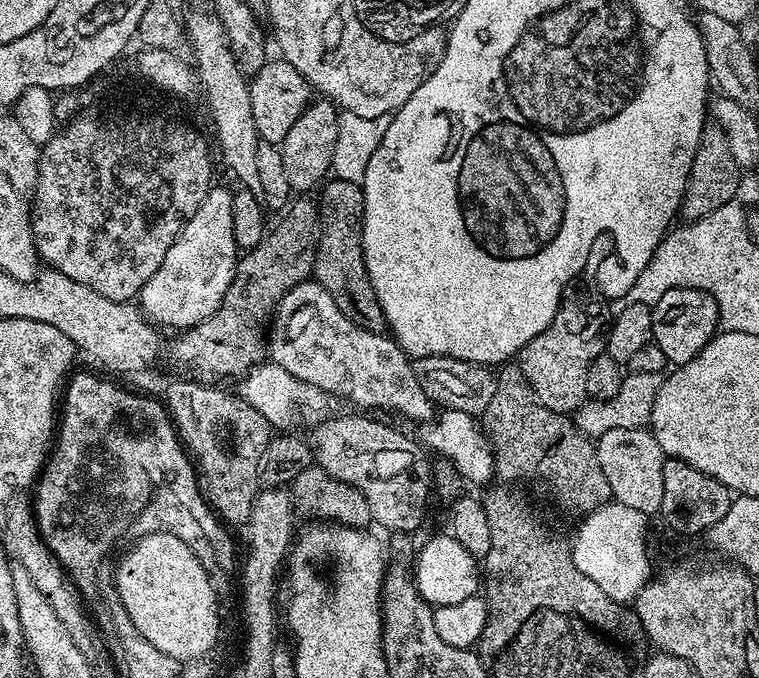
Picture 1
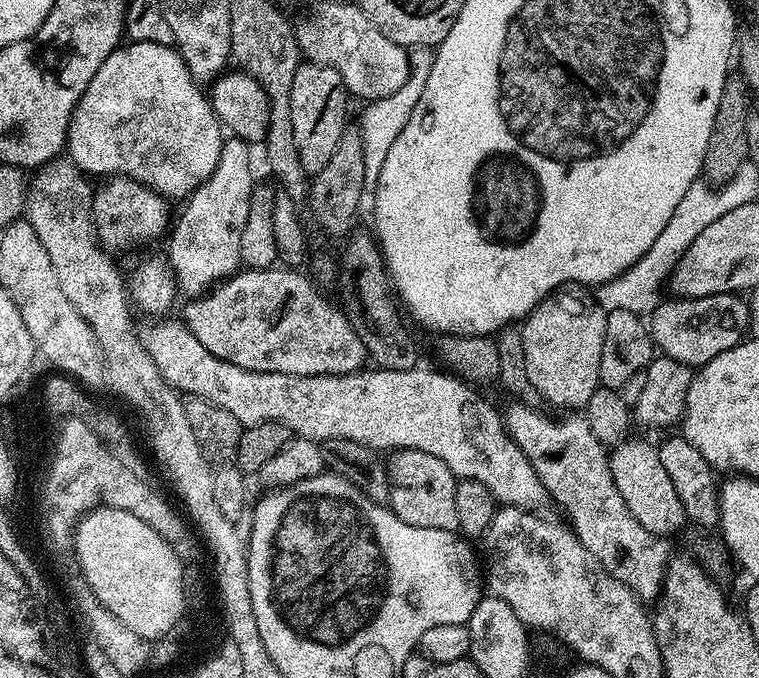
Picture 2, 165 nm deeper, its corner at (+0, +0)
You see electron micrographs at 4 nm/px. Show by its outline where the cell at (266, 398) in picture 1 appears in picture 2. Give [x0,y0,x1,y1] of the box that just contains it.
[142,318,549,510]

